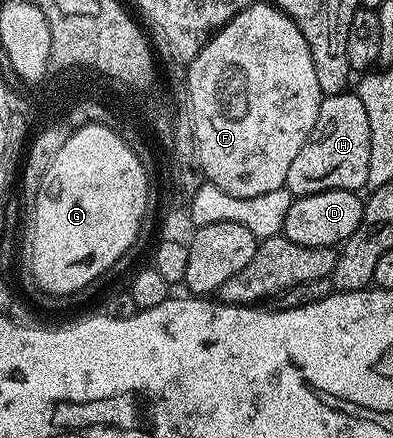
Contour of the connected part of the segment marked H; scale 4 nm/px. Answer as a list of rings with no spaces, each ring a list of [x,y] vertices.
[[[353,91],[322,96],[315,127],[303,143],[299,155],[295,155],[295,160],[291,162],[285,188],[290,189],[294,197],[306,197],[332,189],[361,191],[369,183],[370,163],[371,123],[367,123],[363,99],[359,99]]]

